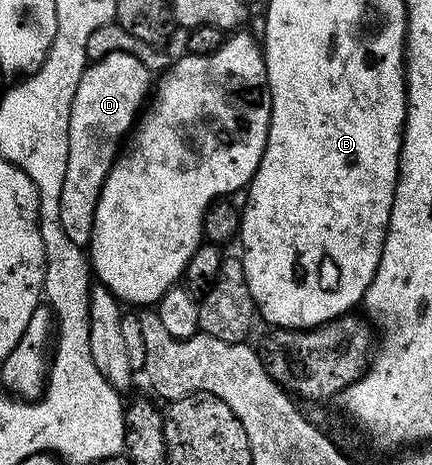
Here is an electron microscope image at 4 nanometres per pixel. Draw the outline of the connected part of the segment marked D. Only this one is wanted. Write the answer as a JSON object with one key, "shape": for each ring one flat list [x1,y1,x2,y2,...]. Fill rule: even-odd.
{"shape":[[113,52,104,58,87,63,86,69,83,70,80,78,80,86,76,86,76,98,72,98,72,114,68,118,68,166,64,170,64,186,60,186,60,224,64,226,64,234,68,238,68,242,79,250,85,249,89,245,94,223,96,222,96,206,100,202,100,194,104,190,104,182,108,178,115,160,120,155,120,149,123,147,124,141,131,135,132,129,135,127,136,121,139,119,148,97,151,95,152,80,150,84,150,77,152,77,151,68,143,57,134,56,131,52]]}

